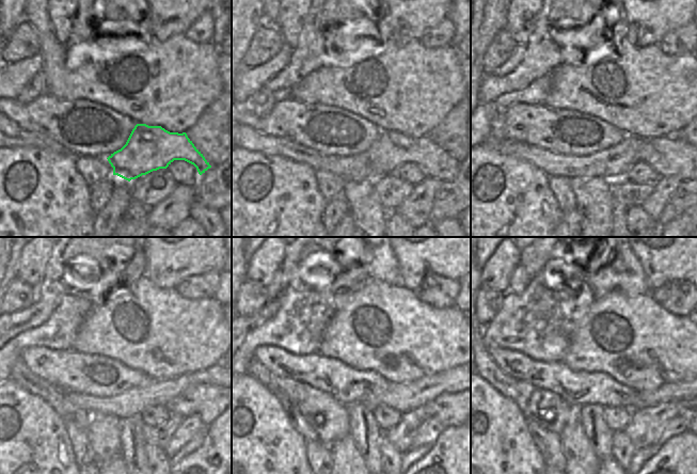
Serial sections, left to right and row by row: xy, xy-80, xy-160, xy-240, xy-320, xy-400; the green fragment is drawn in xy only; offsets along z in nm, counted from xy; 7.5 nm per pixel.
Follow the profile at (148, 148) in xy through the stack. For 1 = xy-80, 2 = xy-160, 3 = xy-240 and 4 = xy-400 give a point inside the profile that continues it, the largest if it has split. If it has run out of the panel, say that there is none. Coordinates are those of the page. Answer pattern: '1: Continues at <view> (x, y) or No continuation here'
1: Continues at xy-80 (391, 149)
2: Continues at xy-160 (669, 156)
3: Continues at xy-240 (207, 403)
4: Continues at xy-400 (687, 411).

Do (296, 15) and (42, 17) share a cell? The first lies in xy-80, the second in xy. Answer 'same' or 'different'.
different

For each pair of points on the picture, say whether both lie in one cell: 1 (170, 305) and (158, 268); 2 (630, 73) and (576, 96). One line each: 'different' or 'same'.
1: different
2: same

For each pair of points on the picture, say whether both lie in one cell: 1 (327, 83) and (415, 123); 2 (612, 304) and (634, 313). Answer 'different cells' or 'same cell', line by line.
1: same cell
2: same cell

